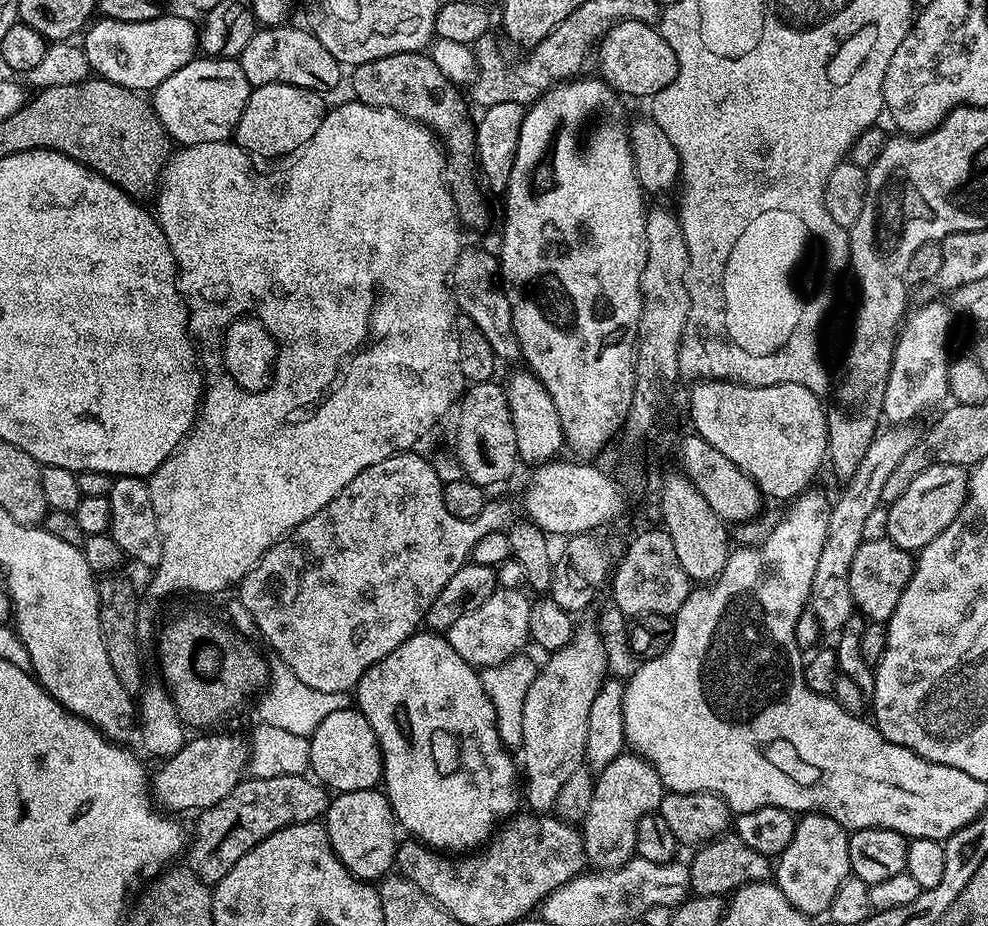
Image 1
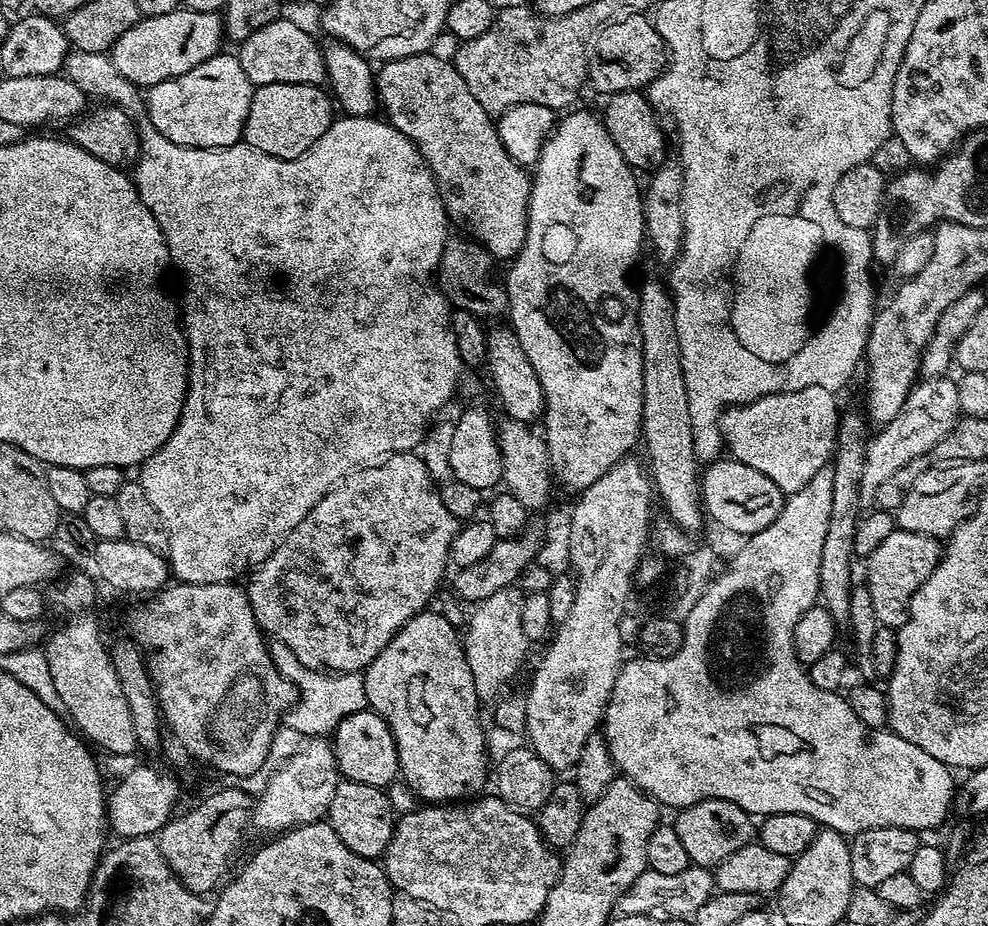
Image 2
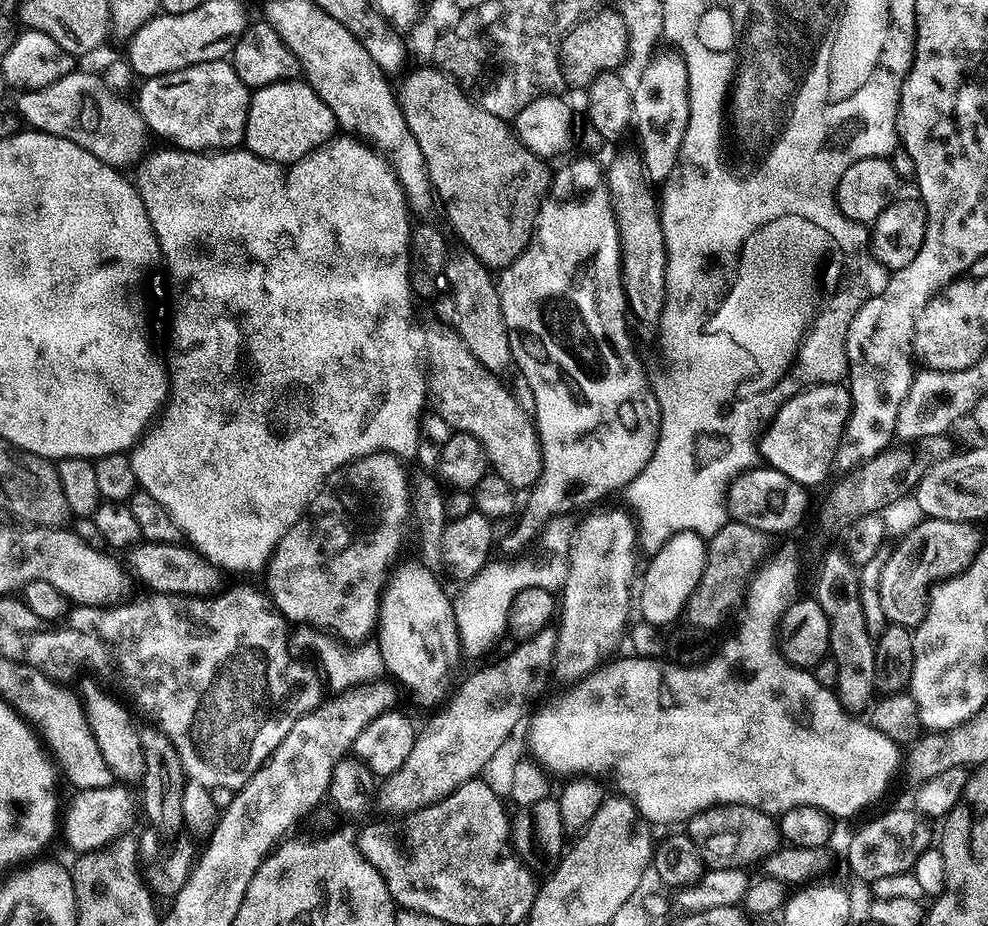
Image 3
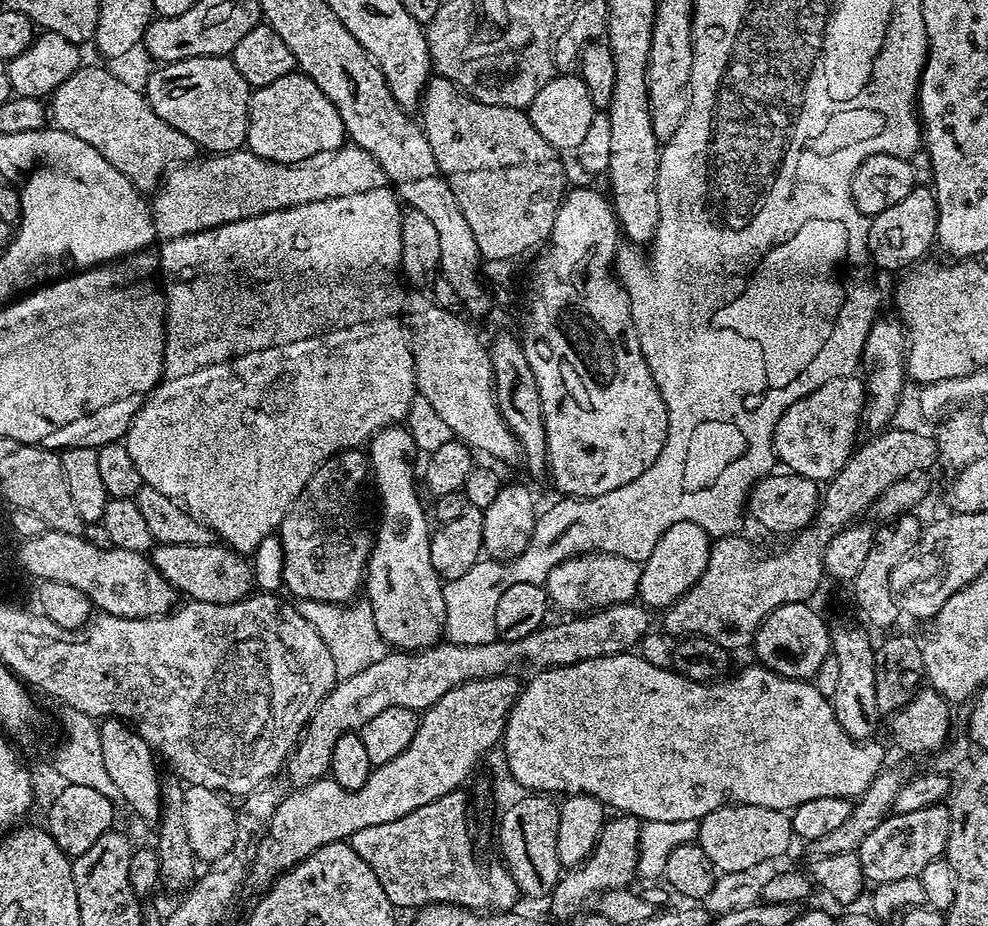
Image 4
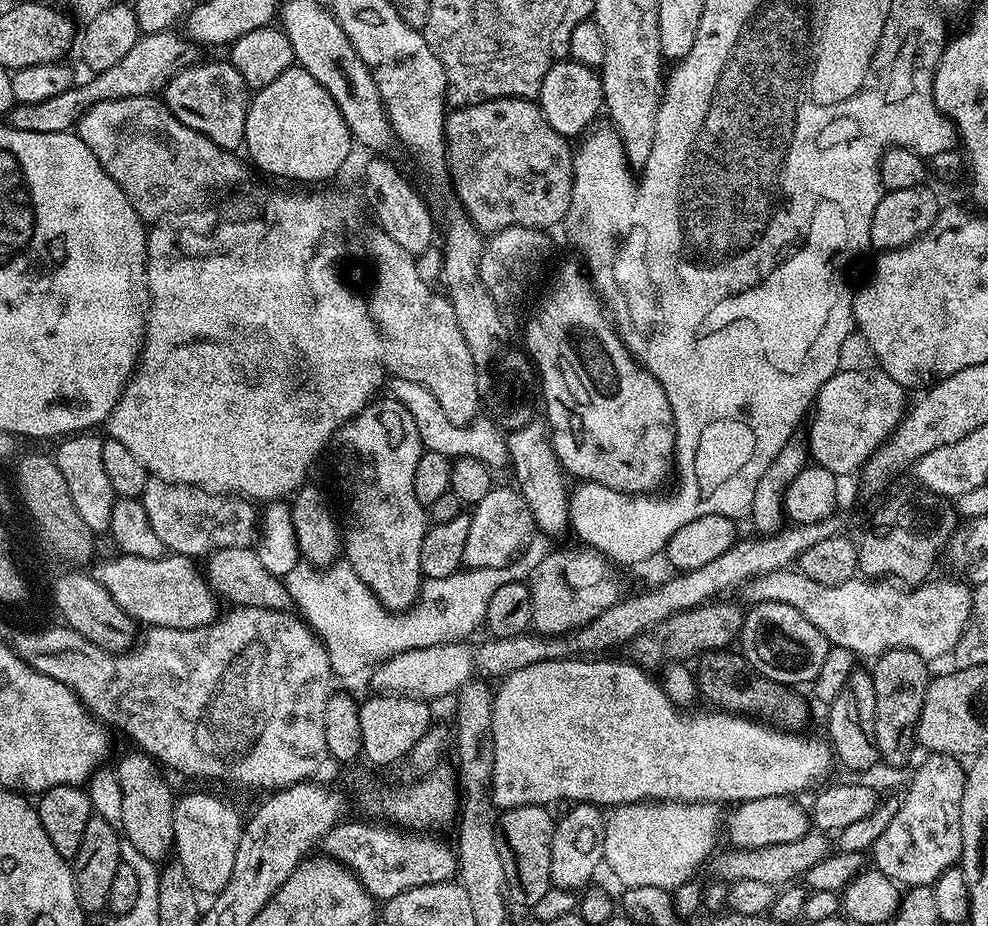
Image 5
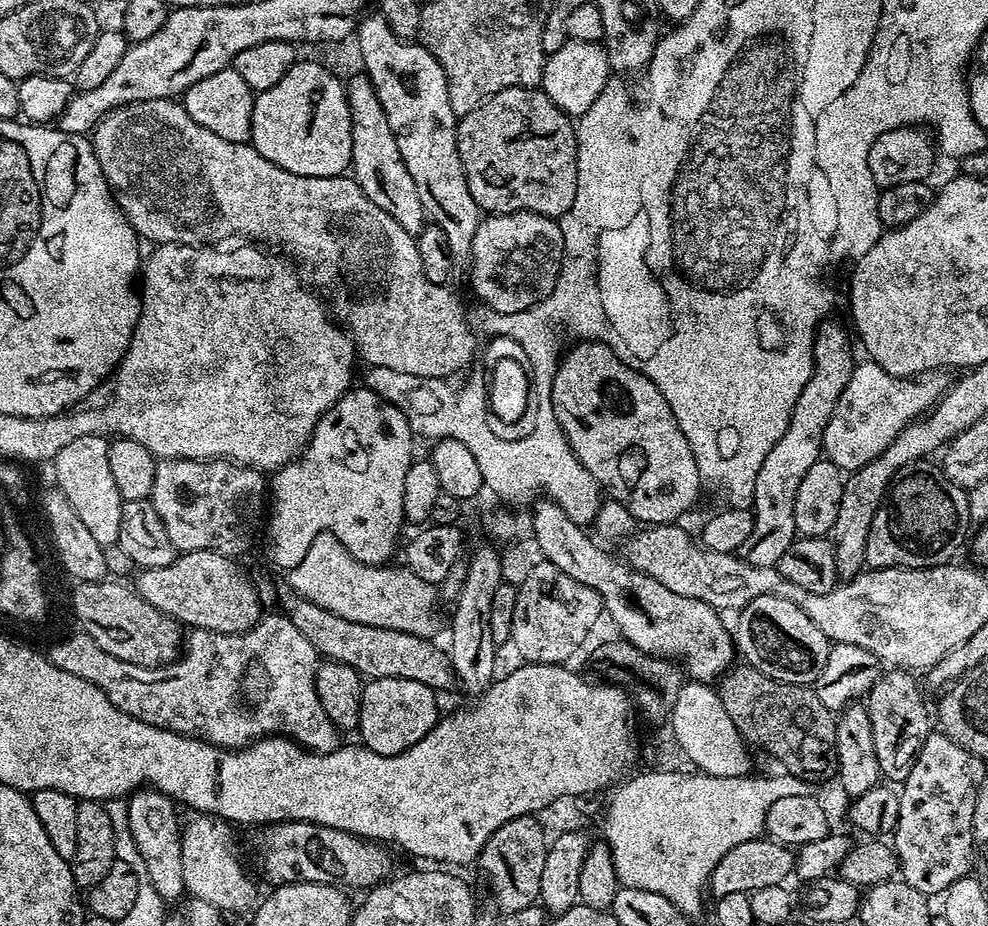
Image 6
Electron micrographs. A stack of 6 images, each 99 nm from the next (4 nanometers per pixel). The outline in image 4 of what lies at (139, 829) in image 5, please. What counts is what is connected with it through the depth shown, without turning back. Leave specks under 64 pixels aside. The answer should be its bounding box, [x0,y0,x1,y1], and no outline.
[99,718,162,821]

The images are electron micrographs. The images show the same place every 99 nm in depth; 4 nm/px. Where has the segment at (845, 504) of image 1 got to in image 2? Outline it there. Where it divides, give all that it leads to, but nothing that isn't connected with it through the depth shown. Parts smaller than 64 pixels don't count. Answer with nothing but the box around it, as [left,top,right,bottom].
[860,375,962,506]

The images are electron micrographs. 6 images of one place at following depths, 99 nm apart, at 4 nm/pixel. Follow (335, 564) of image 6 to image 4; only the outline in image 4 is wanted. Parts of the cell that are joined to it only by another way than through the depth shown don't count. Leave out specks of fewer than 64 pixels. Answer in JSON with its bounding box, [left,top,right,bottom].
[295,555,554,680]

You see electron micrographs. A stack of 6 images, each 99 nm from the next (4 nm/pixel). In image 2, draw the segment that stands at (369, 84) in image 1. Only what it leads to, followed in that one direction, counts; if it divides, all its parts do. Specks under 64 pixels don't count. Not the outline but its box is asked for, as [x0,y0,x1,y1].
[376,51,532,261]

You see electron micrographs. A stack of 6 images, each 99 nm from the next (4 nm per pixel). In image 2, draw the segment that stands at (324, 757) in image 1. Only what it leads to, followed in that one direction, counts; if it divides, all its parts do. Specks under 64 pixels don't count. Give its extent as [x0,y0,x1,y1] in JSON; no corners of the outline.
[330,710,400,789]

